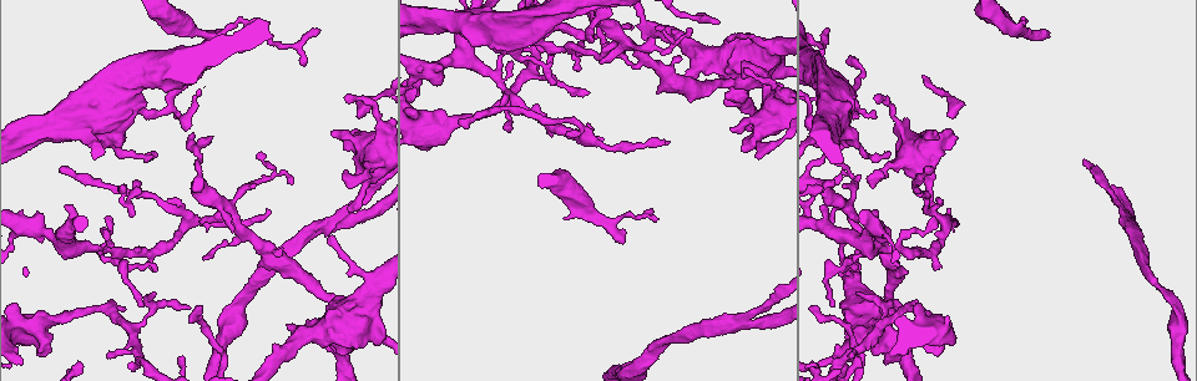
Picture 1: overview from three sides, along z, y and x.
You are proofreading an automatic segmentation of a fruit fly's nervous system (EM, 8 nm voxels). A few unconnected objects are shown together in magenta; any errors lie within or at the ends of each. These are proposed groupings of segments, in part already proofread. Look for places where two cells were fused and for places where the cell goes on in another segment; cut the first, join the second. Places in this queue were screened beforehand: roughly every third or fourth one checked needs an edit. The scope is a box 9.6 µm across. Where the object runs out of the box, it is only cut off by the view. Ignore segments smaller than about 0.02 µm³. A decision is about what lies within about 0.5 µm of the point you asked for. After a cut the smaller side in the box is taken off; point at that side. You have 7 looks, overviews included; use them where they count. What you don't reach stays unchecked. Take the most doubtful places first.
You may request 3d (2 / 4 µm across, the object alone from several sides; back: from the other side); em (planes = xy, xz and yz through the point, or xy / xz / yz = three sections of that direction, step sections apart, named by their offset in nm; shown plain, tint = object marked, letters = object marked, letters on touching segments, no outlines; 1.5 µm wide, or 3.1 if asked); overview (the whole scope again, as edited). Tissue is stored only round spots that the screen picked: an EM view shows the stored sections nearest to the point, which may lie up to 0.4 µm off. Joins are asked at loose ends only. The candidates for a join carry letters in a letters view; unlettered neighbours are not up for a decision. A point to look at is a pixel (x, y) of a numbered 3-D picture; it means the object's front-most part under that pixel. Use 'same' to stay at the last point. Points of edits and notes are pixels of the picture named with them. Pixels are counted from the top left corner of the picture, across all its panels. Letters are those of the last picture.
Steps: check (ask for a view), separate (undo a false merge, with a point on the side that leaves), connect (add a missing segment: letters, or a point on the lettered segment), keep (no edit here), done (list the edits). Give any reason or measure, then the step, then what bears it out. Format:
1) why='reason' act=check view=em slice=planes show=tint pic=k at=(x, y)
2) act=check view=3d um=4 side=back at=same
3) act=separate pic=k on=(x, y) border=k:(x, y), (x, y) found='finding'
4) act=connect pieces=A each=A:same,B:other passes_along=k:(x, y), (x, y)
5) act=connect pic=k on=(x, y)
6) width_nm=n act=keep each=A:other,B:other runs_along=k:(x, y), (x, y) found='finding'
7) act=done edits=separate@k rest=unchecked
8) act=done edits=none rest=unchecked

act=check view=em slice=planes show=letters pic=1 at=(287, 326)

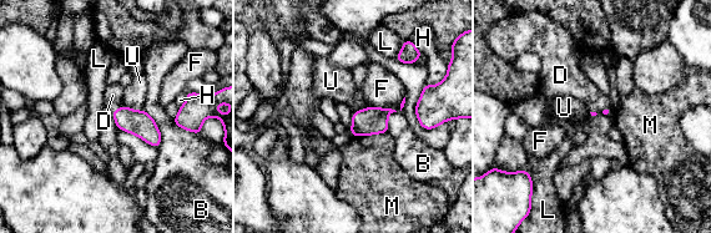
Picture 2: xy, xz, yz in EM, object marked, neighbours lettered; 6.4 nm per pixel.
act=connect pieces=D each=B:other,D:same,F:other,H:other,L:other,M:other,U:other found='it goes on there'

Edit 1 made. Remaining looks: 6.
act=check view=overview

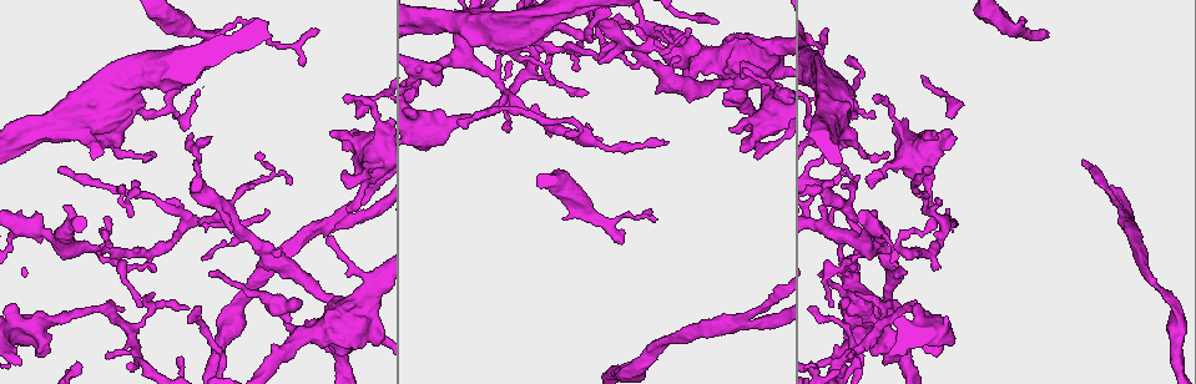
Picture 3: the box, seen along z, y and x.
why='free end' act=check view=em slice=xz step=8 show=letters pic=3 at=(1045, 34)

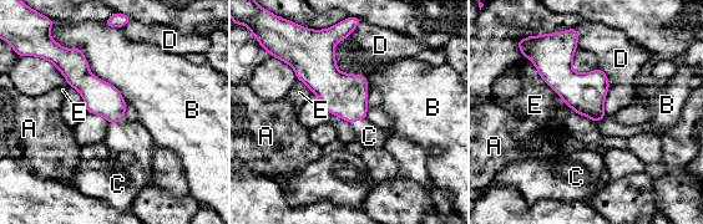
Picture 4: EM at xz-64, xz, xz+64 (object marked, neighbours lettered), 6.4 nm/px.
act=connect pieces=C each=A:other,B:other,C:same,D:other,E:other passes_along=4:(344, 95), (359, 118), (369, 136) found='it goes on there'

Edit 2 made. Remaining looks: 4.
why='sudden change in width' act=check view=em slice=planes show=plain pic=3 at=(731, 323)

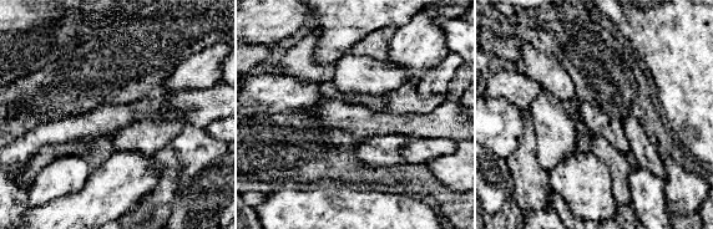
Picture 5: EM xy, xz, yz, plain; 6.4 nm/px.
act=check view=em slice=planes show=letters at=same

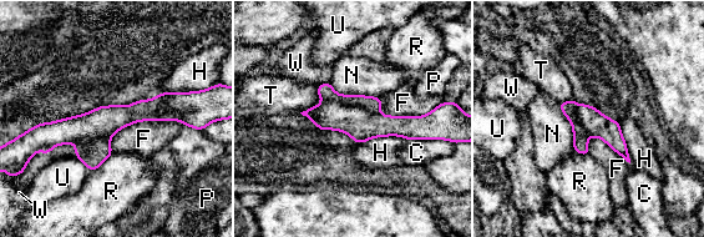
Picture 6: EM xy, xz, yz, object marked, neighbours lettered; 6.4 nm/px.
longest_contact=F:500nm act=separate pic=6 on=(325, 91) each=C:other,F:other,H:other,N:other,P:other,R:other,T:other,U:other,W:other part_leaving=6:(320, 87), (340, 99), (378, 106) found='a second cell is stuck on'

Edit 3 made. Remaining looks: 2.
act=done edits=connect@2,connect@4,separate@6 rest=unchecked

